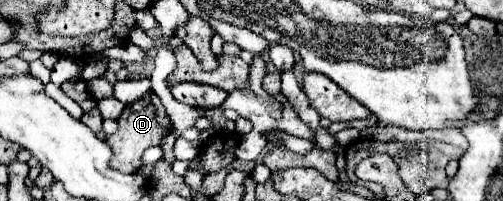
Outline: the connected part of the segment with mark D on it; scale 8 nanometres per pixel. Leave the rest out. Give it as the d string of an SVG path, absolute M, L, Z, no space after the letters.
M151 91L146 93L142 99L126 105L124 113L118 119L118 131L112 135L106 135L106 145L110 145L114 157L110 165L118 169L120 173L136 173L140 169L140 157L150 145L160 145L160 141L170 131L170 119L164 111L162 101Z

